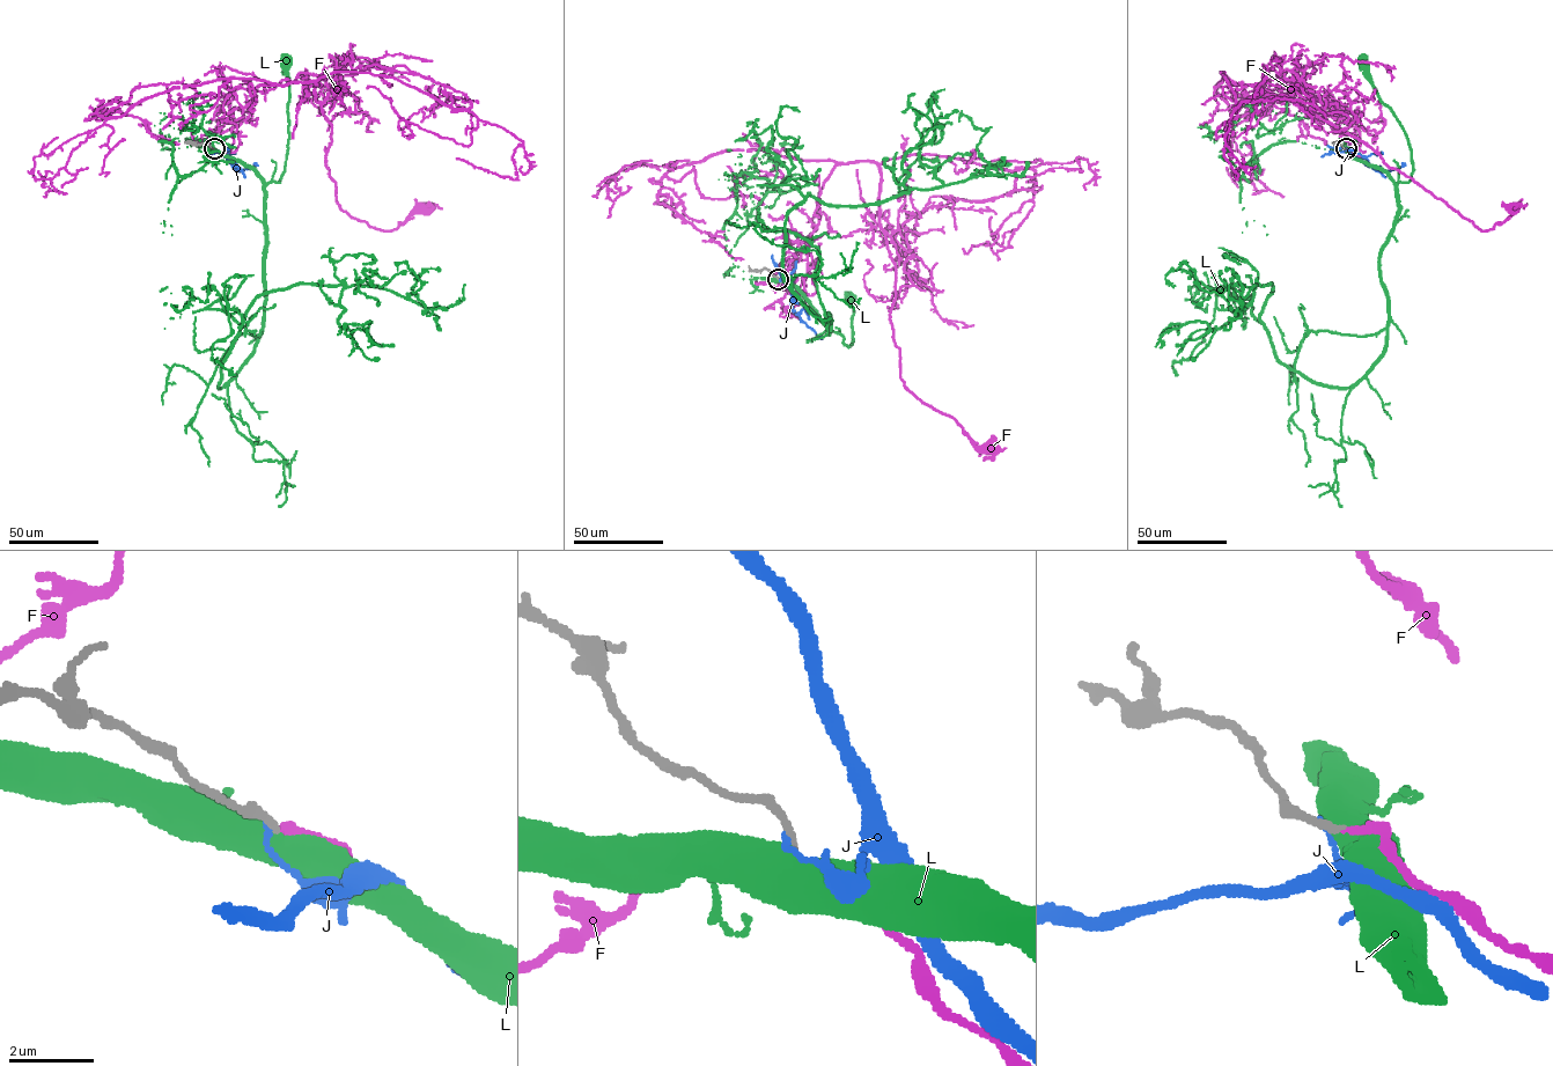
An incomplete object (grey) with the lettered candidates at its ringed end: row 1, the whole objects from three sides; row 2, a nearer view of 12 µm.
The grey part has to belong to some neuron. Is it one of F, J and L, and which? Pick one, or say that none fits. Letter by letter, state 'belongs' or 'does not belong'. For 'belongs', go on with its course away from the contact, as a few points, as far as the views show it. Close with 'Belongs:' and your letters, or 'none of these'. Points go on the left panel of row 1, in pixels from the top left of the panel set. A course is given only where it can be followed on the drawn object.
F: belongs | via (213, 148), (230, 148), (258, 86), (314, 81), (331, 125), (326, 166), (339, 206), (387, 230), (426, 211)
J: does not belong
L: does not belong
Belongs: F

